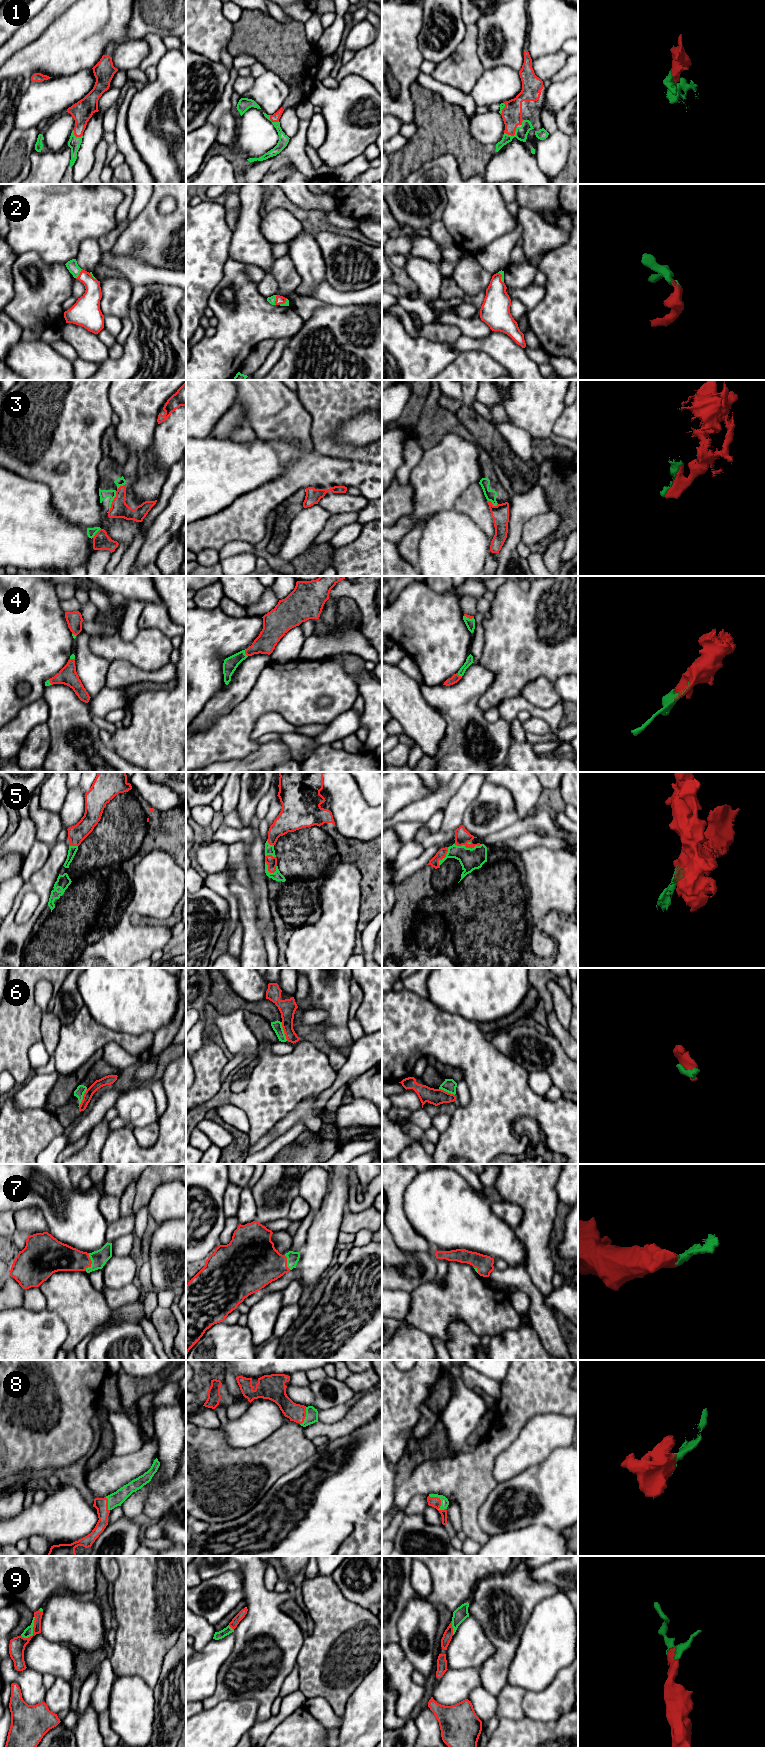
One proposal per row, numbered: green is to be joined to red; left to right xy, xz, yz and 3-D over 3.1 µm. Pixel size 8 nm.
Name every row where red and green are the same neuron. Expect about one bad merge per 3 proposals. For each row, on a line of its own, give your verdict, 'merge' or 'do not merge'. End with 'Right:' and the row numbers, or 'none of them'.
1: merge
2: merge
3: do not merge
4: merge
5: merge
6: do not merge
7: merge
8: merge
9: merge
Right: 1, 2, 4, 5, 7, 8, 9

